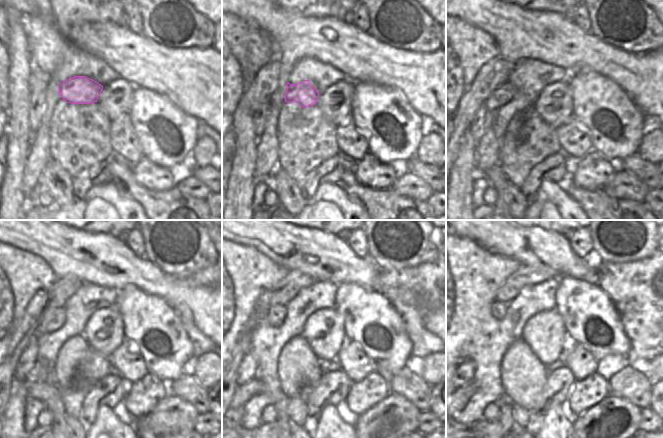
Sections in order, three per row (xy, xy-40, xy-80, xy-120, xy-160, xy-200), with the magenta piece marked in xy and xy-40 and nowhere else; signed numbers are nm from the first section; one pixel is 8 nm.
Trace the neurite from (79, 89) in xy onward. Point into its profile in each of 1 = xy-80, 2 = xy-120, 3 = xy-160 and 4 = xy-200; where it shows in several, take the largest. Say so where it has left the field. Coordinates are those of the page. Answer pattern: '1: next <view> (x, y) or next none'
1: next xy-80 (505, 93)
2: next xy-120 (51, 320)
3: next xy-160 (276, 314)
4: next xy-200 (498, 309)

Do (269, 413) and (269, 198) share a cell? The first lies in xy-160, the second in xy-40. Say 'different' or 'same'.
same

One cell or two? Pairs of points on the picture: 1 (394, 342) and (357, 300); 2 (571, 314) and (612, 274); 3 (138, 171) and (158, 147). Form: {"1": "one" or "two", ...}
{"1": "one", "2": "two", "3": "two"}

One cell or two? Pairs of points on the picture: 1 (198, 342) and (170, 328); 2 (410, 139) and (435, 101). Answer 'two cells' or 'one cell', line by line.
1: two cells
2: two cells

